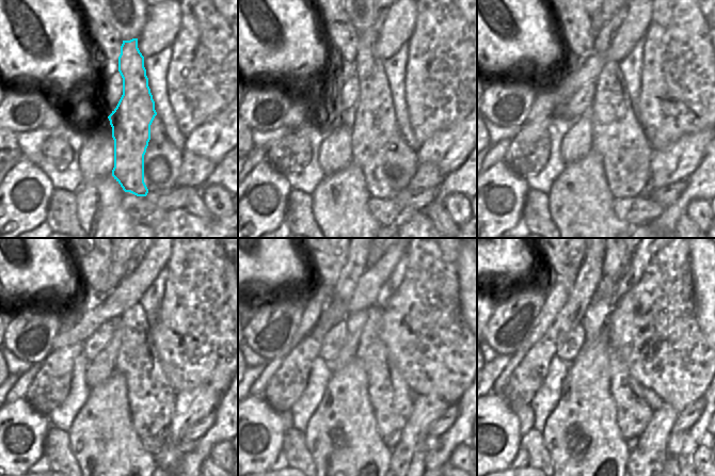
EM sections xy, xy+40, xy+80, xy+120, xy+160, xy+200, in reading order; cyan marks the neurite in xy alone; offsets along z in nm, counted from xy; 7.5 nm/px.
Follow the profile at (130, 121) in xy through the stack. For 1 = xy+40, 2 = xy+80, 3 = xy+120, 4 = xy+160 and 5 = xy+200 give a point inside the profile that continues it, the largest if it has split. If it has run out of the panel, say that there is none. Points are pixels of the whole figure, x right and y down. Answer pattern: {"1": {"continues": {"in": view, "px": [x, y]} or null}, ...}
{"1": {"continues": {"in": "xy+40", "px": [375, 132]}}, "2": {"continues": {"in": "xy+80", "px": [618, 137]}}, "3": {"continues": {"in": "xy+120", "px": [151, 396]}}, "4": {"continues": {"in": "xy+160", "px": [391, 397]}}, "5": {"continues": {"in": "xy+200", "px": [633, 413]}}}

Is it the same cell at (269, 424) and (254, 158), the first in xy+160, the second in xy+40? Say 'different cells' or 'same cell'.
different cells

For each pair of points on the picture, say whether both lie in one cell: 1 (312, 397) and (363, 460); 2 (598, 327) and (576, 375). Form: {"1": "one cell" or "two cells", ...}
{"1": "two cells", "2": "two cells"}

